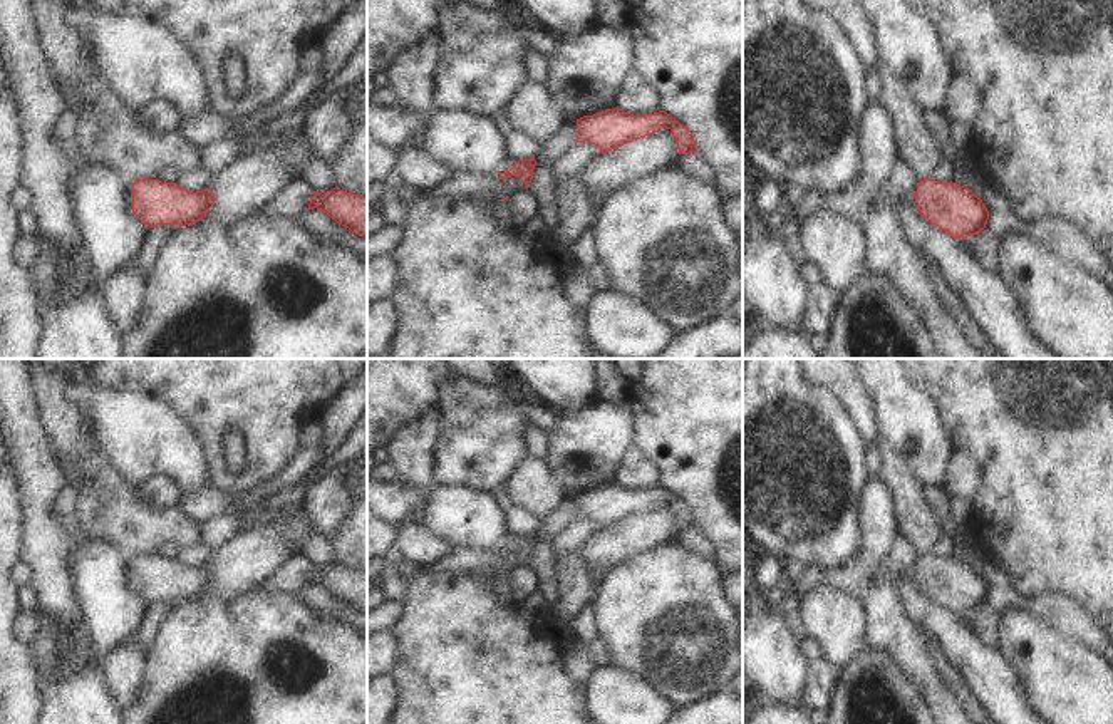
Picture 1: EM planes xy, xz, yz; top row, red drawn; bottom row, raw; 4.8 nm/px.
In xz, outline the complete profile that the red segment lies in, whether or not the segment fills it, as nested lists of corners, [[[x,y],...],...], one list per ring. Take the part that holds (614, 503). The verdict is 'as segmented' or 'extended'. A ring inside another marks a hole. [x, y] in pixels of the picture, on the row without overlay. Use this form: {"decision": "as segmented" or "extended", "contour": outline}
{"decision": "as segmented", "contour": [[[615,483],[577,494],[577,503],[577,518],[590,516],[600,523],[602,530],[632,518],[634,515],[650,511],[660,503],[672,506],[679,530],[697,528],[696,516],[689,503],[682,501],[664,486],[645,491],[634,491]]]}

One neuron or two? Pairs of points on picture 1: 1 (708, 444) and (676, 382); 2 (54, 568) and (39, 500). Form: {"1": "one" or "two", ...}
{"1": "one", "2": "one"}

